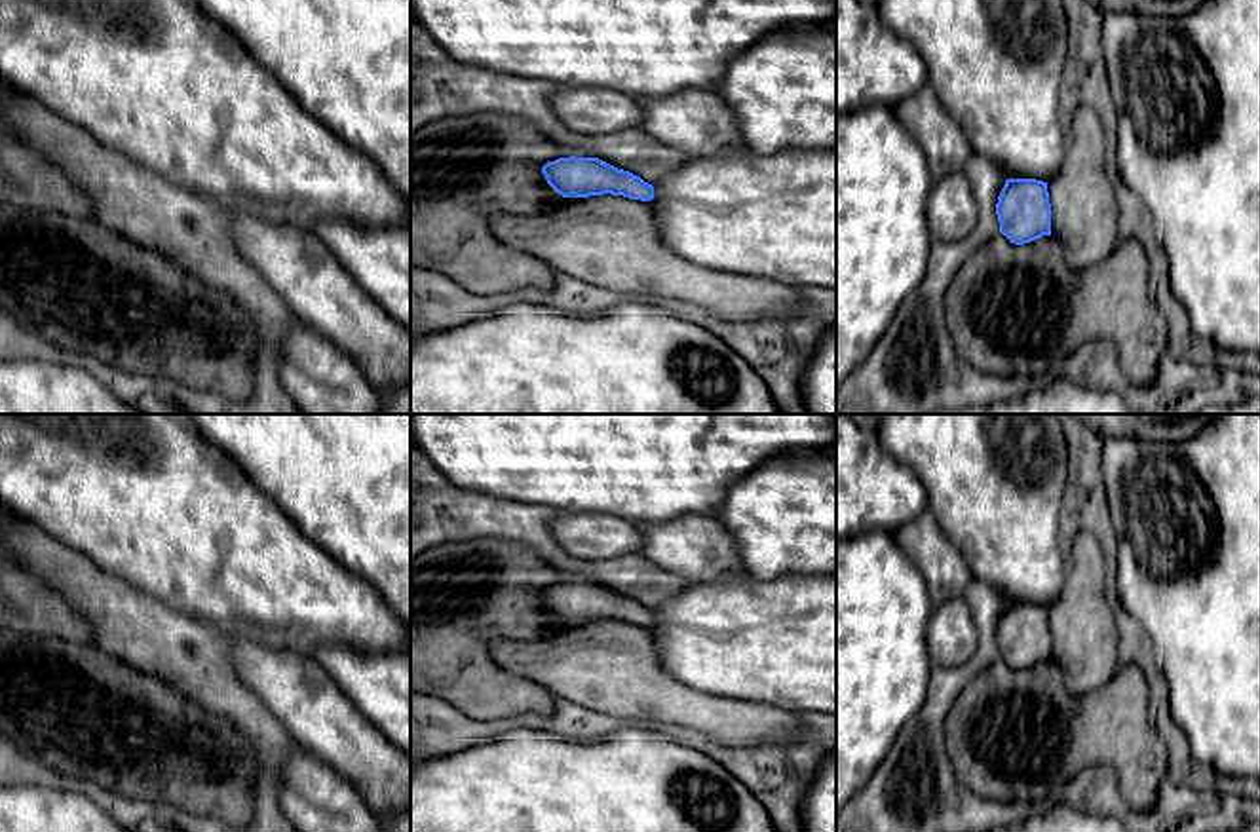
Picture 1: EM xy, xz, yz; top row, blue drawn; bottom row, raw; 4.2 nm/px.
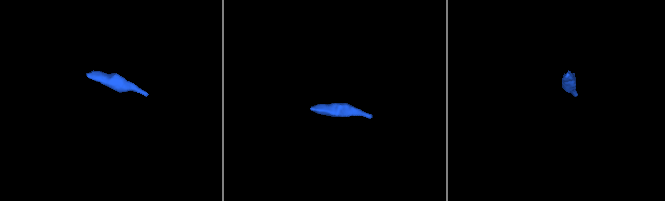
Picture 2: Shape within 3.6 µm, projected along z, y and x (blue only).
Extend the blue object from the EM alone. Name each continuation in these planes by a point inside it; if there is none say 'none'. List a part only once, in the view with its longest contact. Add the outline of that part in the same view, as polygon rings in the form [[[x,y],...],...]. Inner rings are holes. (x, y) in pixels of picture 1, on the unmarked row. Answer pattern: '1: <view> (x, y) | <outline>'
none

